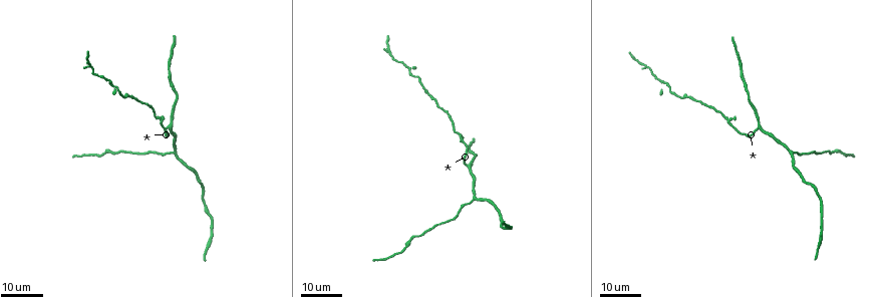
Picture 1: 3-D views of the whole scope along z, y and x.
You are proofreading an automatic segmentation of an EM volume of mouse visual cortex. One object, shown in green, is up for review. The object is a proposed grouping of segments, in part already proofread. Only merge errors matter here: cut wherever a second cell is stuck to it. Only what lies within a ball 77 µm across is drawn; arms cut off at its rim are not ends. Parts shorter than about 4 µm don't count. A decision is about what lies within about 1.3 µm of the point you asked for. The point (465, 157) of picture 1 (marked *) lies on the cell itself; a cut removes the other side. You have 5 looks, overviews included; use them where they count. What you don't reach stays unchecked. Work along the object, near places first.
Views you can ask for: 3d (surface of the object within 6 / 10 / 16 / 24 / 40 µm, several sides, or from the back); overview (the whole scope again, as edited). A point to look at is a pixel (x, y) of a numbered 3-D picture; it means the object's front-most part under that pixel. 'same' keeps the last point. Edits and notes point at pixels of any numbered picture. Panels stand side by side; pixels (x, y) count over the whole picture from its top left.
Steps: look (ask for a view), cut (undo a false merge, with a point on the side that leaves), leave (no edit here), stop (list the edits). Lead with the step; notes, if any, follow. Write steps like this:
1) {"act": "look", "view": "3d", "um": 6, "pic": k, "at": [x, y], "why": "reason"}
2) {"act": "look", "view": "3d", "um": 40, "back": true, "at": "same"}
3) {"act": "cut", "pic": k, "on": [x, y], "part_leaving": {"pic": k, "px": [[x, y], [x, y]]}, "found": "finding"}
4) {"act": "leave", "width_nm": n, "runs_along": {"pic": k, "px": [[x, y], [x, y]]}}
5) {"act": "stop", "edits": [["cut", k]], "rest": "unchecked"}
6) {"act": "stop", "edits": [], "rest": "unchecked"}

{"act": "look", "view": "3d", "um": 24, "pic": 1, "at": [759, 129], "why": "arms part here"}

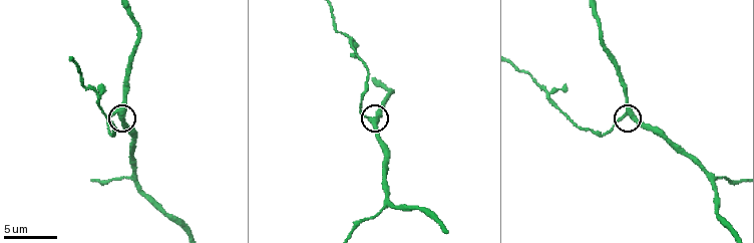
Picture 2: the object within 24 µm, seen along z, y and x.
{"act": "look", "view": "3d", "um": 6, "pic": 2, "at": [631, 114], "why": "closer look"}

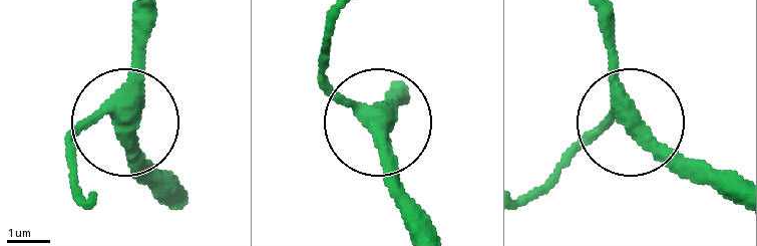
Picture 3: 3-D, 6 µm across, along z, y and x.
{"act": "leave", "arms": 3, "runs_along": {"pic": 3, "px": [[531, 190], [604, 125], [632, 117], [614, 17]]}, "found": "one cell here"}

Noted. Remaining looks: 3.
{"act": "look", "view": "3d", "um": 16, "pic": 1, "at": [89, 67], "why": "calibre changes"}

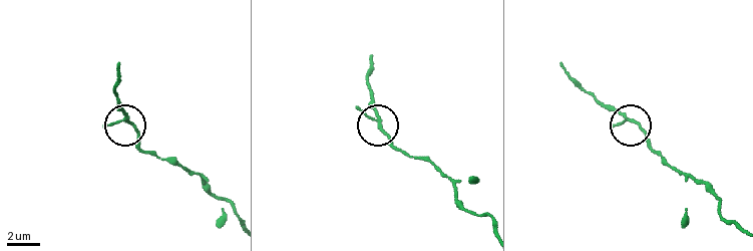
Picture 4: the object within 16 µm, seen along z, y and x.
{"act": "look", "view": "3d", "um": 6, "pic": 4, "at": [379, 129], "why": "closer look"}

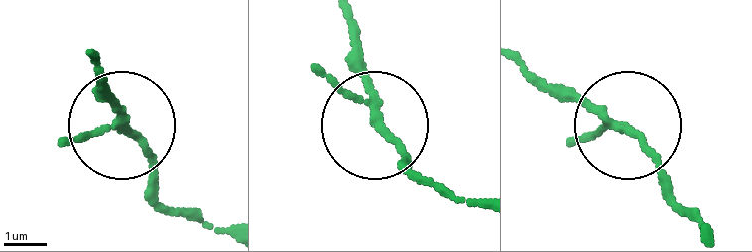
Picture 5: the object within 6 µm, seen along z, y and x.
{"act": "leave", "runs_along": {"pic": 5, "px": [[710, 228], [634, 131], [540, 80]]}, "found": "one cell here"}

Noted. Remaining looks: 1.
{"act": "look", "view": "3d", "um": 6, "pic": 2, "at": [389, 203], "why": "arms part here"}

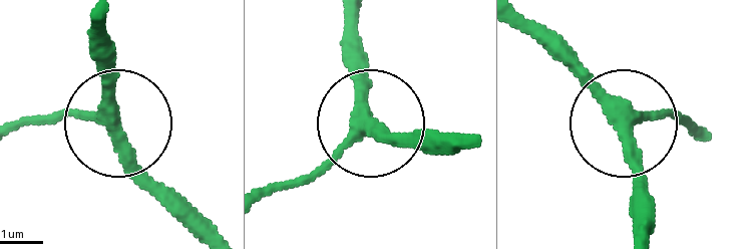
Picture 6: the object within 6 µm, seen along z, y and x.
{"act": "leave", "side_arm_um": 33, "runs_along": {"pic": 6, "px": [[519, 18], [627, 126], [688, 114]]}, "found": "one cell here"}

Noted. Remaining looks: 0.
{"act": "stop", "edits": [], "rest": "unchecked"}

